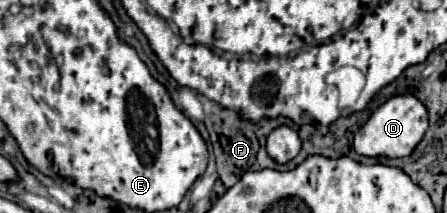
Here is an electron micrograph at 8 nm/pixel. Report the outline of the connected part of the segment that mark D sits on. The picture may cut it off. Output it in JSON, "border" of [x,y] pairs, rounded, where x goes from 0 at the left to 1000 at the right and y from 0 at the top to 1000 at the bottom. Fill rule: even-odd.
{"border":[[[917,437],[881,446],[864,484],[855,484],[828,540],[828,559],[796,615],[792,700],[796,700],[796,718],[819,728],[819,737],[850,737],[850,728],[908,737],[944,662],[953,606],[957,606],[957,521],[953,521],[949,484]]]}

